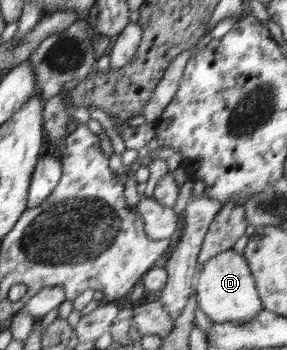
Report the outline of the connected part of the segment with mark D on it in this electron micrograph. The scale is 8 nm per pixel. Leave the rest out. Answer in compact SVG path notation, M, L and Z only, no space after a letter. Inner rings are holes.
M233 249L225 250L202 264L197 279L194 285L197 306L213 322L247 322L256 318L264 308L249 261Z

